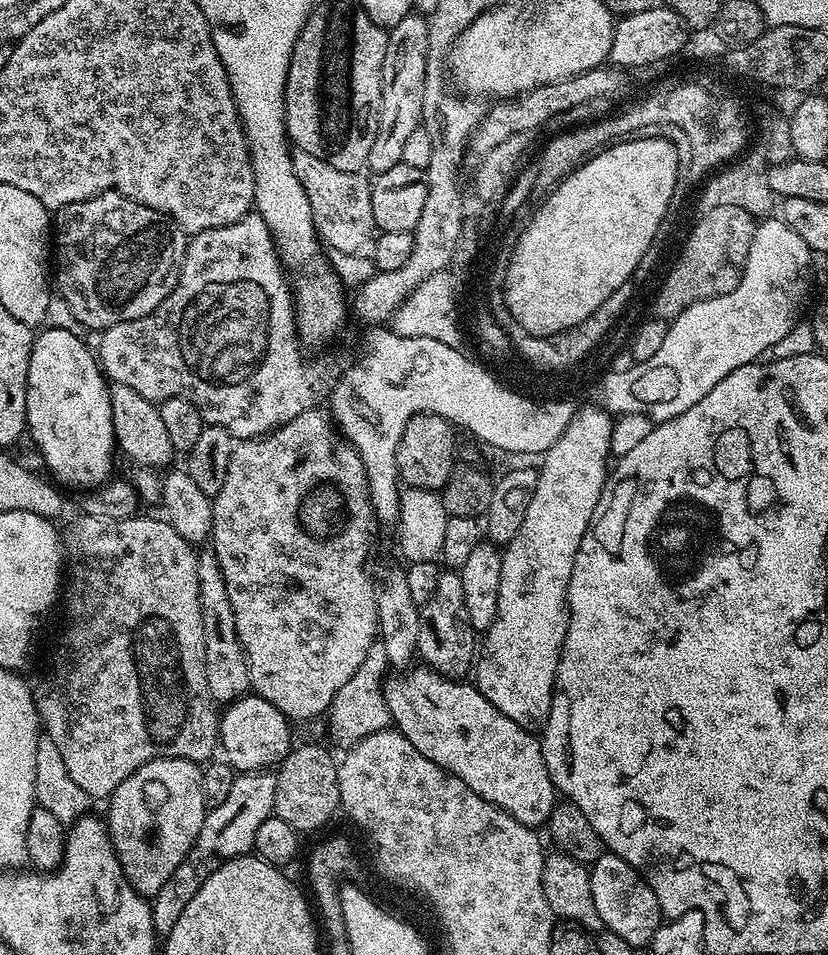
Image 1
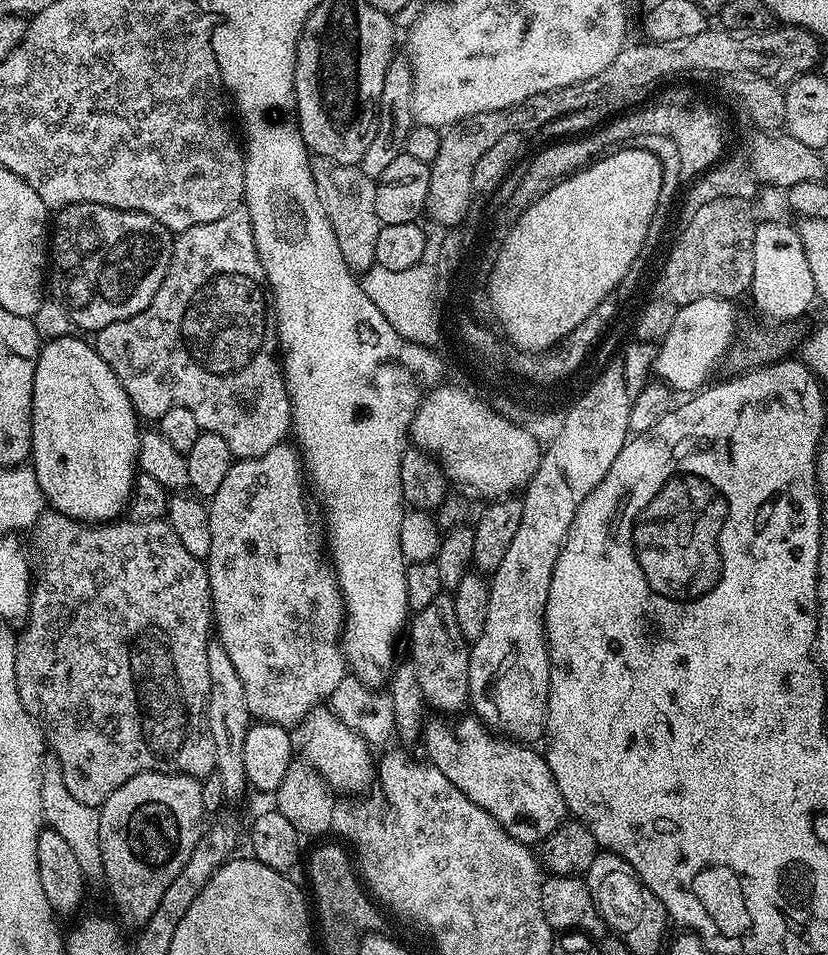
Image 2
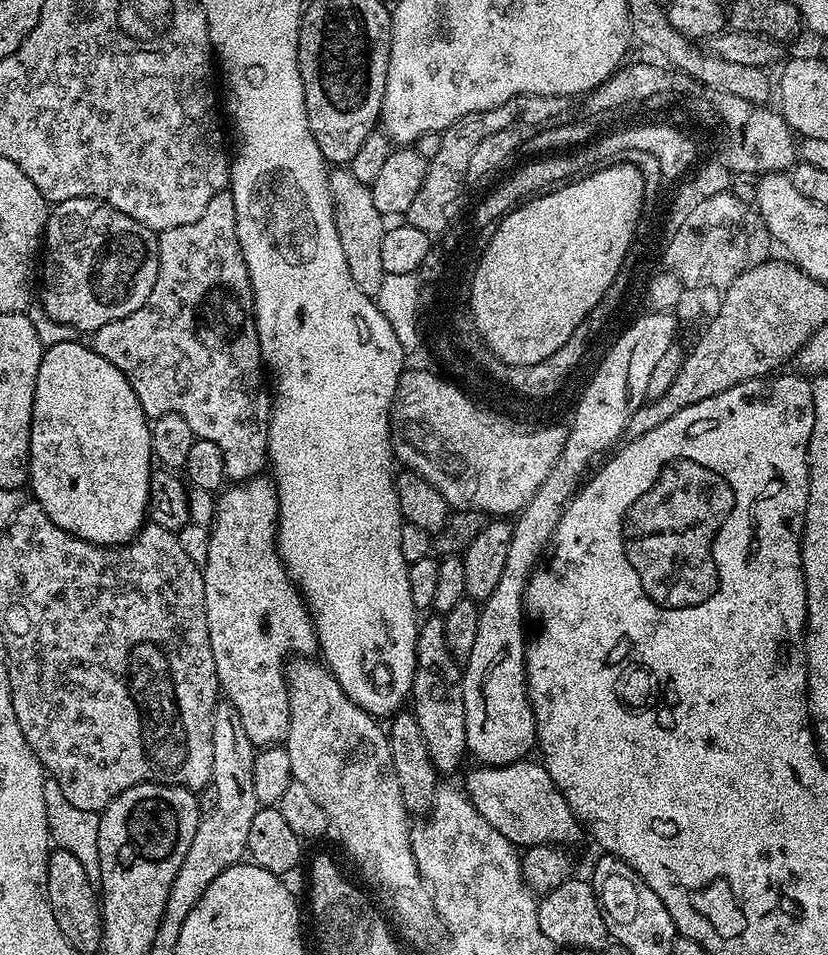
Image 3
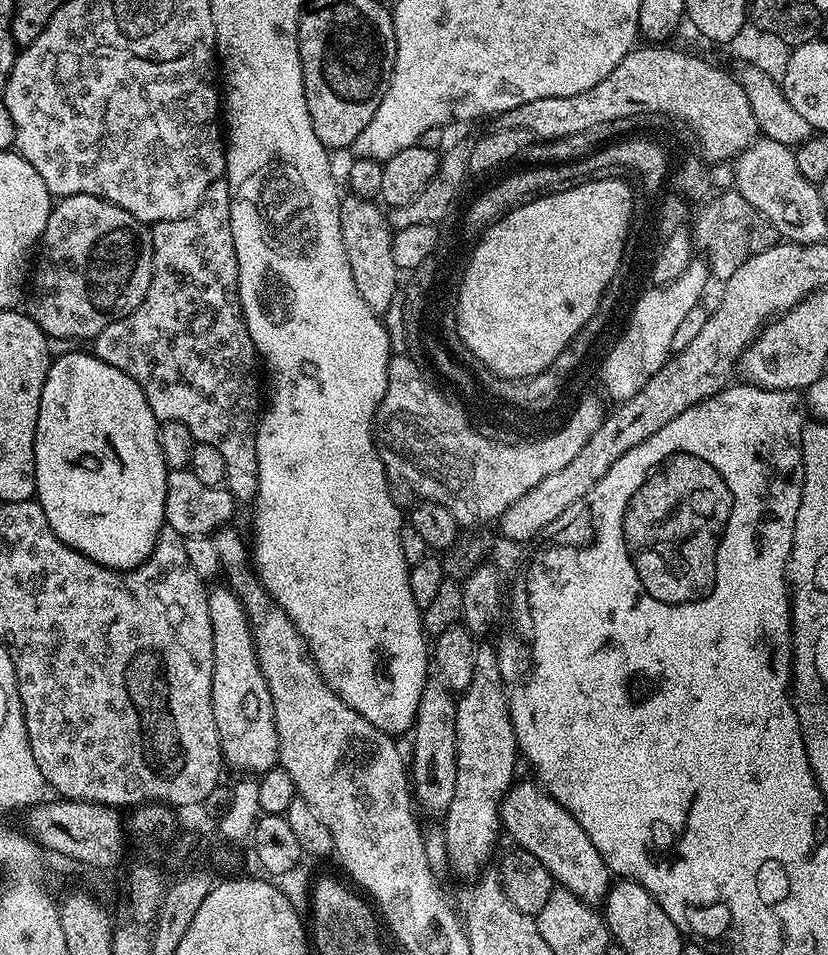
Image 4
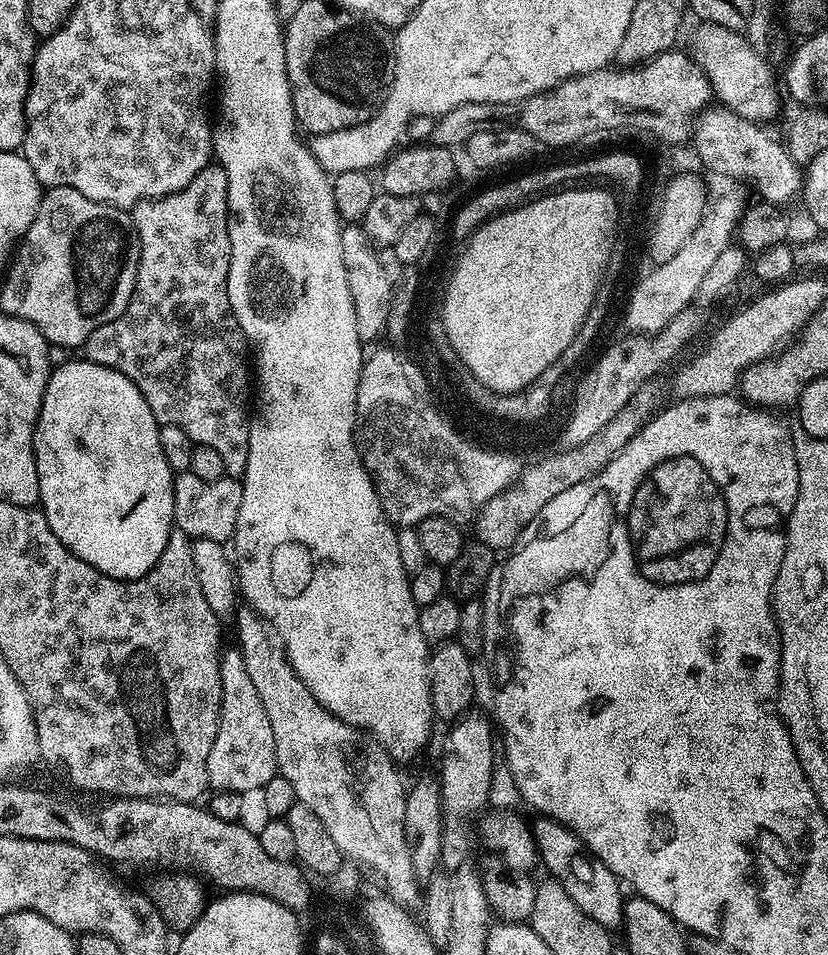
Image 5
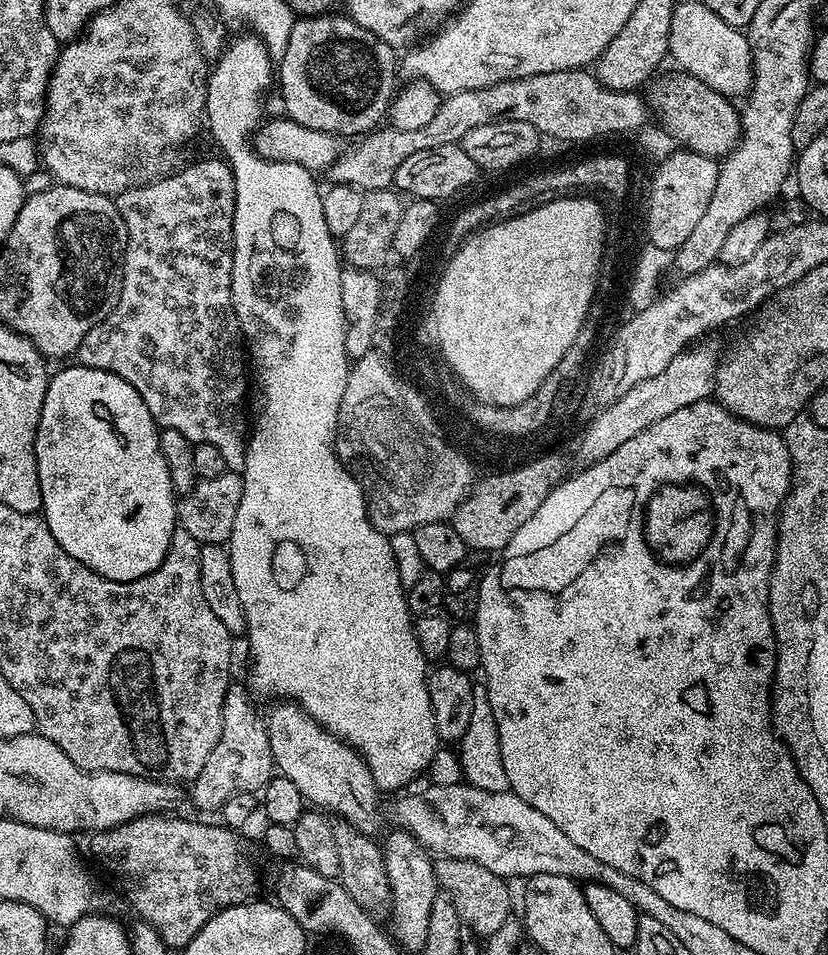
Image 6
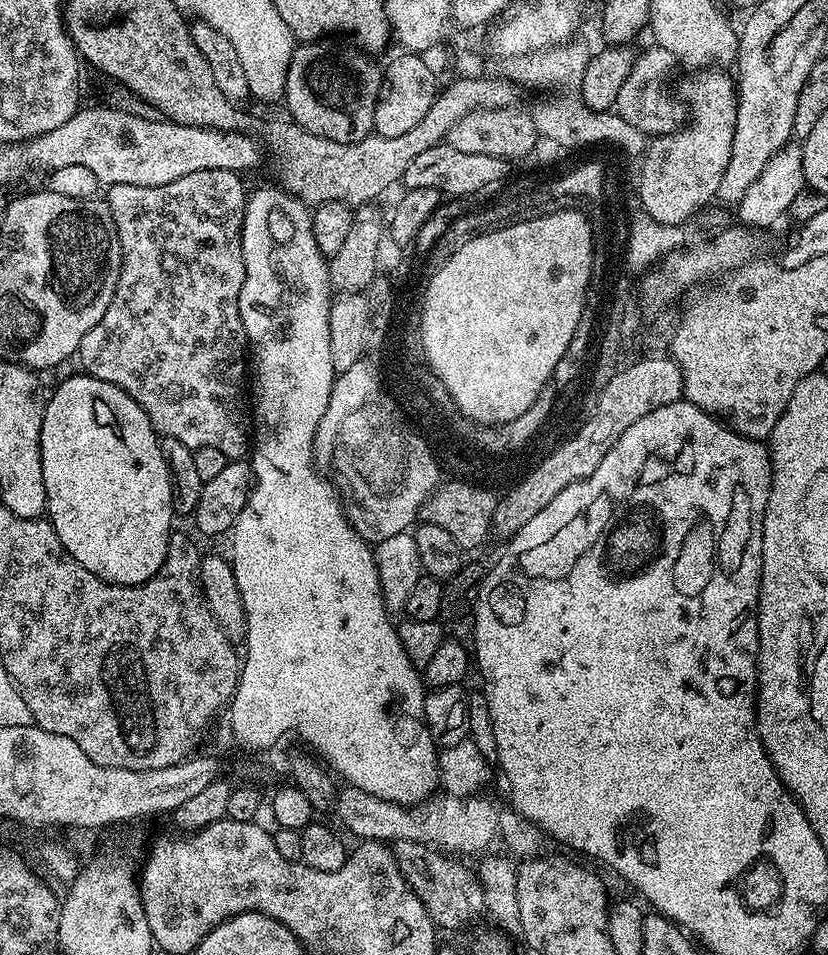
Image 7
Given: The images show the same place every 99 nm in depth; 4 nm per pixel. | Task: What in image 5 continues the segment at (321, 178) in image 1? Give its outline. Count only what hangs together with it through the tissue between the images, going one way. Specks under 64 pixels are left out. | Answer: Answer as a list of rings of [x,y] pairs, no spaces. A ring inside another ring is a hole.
[[[348,222],[341,227],[342,262],[346,262],[346,282],[350,285],[350,298],[354,298],[354,314],[358,318],[358,334],[361,341],[376,340],[387,333],[387,318],[390,315],[393,292],[393,277],[388,277],[384,264],[380,261],[377,245],[369,240],[363,227],[356,222]]]

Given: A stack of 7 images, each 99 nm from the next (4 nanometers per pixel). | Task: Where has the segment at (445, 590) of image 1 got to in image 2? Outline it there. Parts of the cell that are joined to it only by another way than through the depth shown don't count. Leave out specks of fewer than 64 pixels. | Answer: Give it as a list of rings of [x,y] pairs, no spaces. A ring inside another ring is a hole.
[[[447,591],[438,594],[426,610],[411,617],[407,629],[408,644],[412,647],[410,663],[414,666],[418,683],[429,709],[437,708],[440,714],[456,714],[469,703],[468,675],[470,674],[469,641],[458,630],[458,618],[454,615],[454,598]]]

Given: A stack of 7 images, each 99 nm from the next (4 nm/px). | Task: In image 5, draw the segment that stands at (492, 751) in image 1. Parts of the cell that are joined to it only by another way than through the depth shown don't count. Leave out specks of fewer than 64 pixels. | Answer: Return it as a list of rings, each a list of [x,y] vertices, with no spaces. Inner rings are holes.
[[[547,818],[533,819],[530,824],[532,836],[536,840],[536,850],[539,863],[551,879],[558,881],[578,902],[578,910],[589,918],[594,918],[598,926],[609,930],[616,930],[624,923],[625,893],[620,893],[622,882],[609,870],[597,856],[589,852],[588,847],[582,843],[565,824]]]

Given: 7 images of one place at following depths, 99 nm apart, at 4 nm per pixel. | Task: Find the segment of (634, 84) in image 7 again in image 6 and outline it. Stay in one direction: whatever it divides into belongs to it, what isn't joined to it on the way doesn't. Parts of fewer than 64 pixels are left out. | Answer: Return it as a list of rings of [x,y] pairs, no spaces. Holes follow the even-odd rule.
[[[677,71],[675,75],[661,75],[647,85],[646,103],[655,123],[672,135],[681,149],[713,158],[727,156],[740,142],[737,105],[732,105],[735,103],[729,97],[718,94],[718,90],[710,90],[706,82],[698,82],[698,78],[686,72]]]

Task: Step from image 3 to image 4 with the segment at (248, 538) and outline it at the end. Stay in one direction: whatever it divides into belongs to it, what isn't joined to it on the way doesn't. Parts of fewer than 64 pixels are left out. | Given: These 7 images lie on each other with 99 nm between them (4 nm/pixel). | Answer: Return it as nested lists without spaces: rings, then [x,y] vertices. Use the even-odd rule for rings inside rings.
[[[221,586],[213,587],[208,593],[208,613],[214,634],[212,709],[220,738],[220,755],[227,767],[229,764],[237,768],[240,774],[263,774],[277,767],[280,743],[274,722],[274,702],[259,668],[246,610],[229,587]]]

